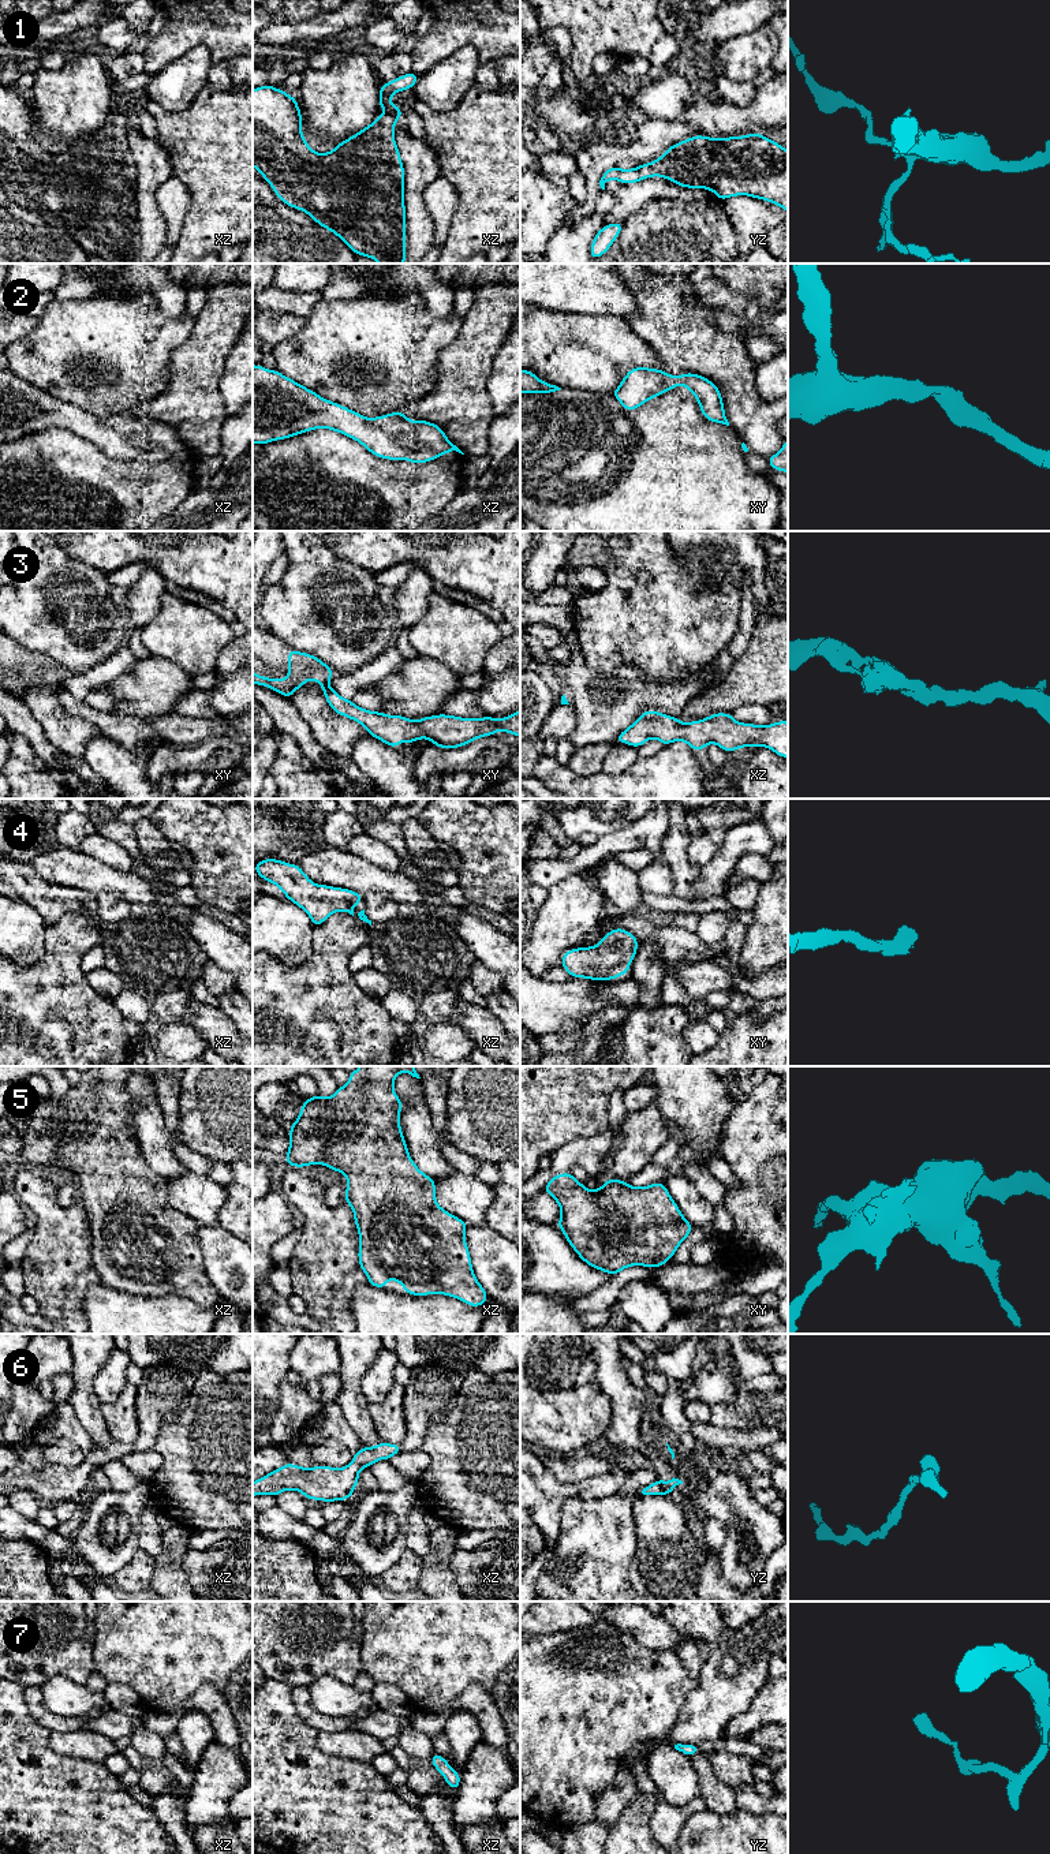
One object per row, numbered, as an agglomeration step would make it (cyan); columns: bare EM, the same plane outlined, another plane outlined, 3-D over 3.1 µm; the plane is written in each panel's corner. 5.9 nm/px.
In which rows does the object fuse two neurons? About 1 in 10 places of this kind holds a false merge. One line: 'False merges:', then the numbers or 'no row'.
False merges: no row

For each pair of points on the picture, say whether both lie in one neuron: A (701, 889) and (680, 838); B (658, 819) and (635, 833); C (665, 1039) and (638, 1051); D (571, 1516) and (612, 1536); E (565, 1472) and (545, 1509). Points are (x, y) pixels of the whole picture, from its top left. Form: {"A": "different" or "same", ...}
{"A": "different", "B": "same", "C": "same", "D": "same", "E": "different"}

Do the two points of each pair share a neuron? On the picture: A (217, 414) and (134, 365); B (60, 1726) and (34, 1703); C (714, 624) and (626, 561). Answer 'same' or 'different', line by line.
A: different
B: same
C: same

